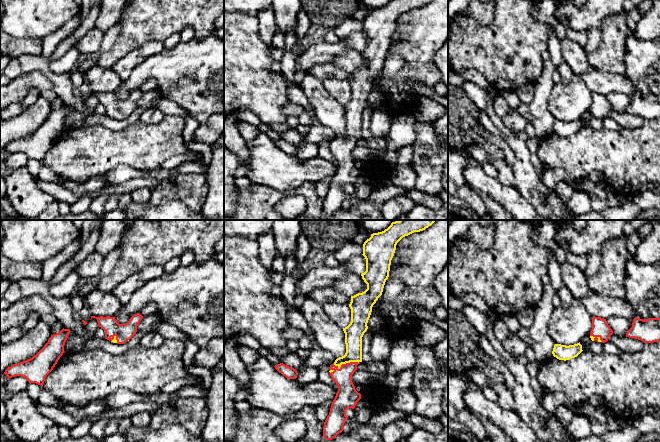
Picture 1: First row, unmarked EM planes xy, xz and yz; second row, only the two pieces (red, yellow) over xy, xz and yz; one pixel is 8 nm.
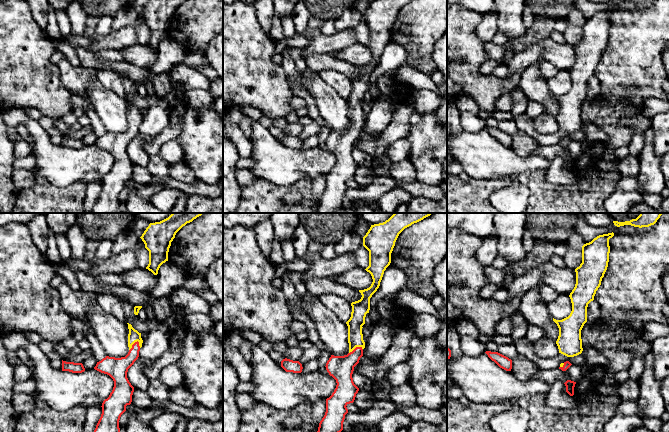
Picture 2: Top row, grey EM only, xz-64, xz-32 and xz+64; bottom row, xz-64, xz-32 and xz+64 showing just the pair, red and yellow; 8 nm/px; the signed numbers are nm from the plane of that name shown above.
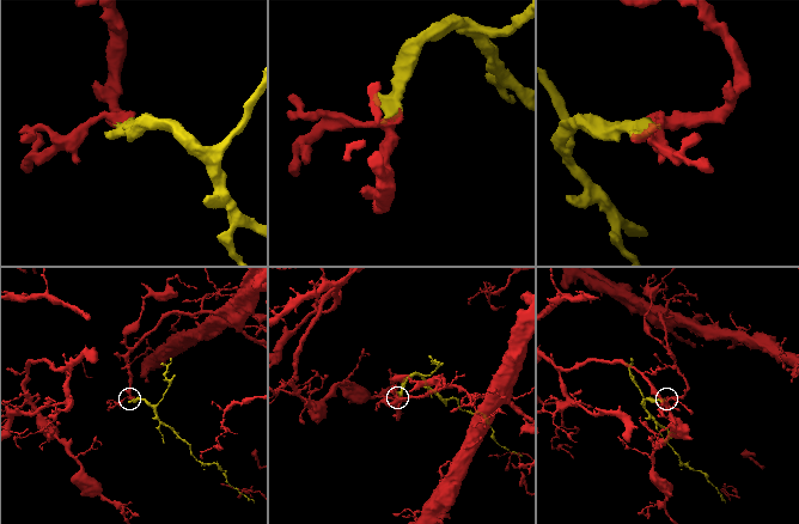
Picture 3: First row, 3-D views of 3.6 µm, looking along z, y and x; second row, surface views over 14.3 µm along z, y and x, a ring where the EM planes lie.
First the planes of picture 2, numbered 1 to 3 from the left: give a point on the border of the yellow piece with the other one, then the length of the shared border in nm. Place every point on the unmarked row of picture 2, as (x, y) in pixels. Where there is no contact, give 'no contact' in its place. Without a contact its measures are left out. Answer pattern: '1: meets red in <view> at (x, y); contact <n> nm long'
1: meets red in xz-64 at (132, 121); contact 110 nm long
2: meets red in xz-32 at (355, 124); contact 120 nm long
3: meets red in xz+64 at (563, 141); contact 50 nm long

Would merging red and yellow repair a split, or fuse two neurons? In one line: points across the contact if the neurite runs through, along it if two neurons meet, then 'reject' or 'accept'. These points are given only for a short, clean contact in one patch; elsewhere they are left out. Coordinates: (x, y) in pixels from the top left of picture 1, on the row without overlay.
runs through xz (346, 170), (346, 139), (353, 132), (353, 109); accept

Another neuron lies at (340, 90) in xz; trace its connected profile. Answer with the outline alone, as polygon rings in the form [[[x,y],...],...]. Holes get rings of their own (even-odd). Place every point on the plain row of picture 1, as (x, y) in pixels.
[[[329,79],[322,81],[327,92],[342,105],[351,98],[351,85],[349,81],[341,79]]]

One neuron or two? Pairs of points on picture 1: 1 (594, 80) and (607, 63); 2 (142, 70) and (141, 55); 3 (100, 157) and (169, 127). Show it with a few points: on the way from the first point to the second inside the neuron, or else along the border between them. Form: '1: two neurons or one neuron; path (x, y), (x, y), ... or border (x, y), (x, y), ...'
1: two neurons; border (595, 68), (623, 75)
2: two neurons; border (162, 50), (143, 60), (126, 79)
3: one neuron; path (117, 147), (146, 146), (152, 143)

